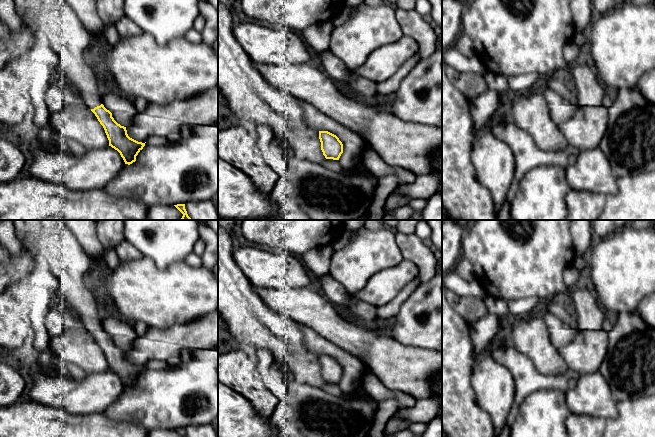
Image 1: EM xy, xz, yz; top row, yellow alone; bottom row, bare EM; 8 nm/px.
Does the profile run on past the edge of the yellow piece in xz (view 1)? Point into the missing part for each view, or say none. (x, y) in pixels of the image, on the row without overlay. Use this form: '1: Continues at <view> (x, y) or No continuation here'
1: No continuation here

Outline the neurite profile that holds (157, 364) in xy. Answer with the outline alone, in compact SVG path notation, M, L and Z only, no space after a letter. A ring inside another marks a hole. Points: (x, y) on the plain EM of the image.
M152 359L147 363L146 367L154 370L164 370L169 366L165 359Z

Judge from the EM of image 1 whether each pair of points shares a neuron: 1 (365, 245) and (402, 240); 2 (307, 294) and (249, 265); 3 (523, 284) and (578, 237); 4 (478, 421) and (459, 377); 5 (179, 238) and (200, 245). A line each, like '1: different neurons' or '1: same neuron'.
1: different neurons
2: different neurons
3: different neurons
4: same neuron
5: different neurons

